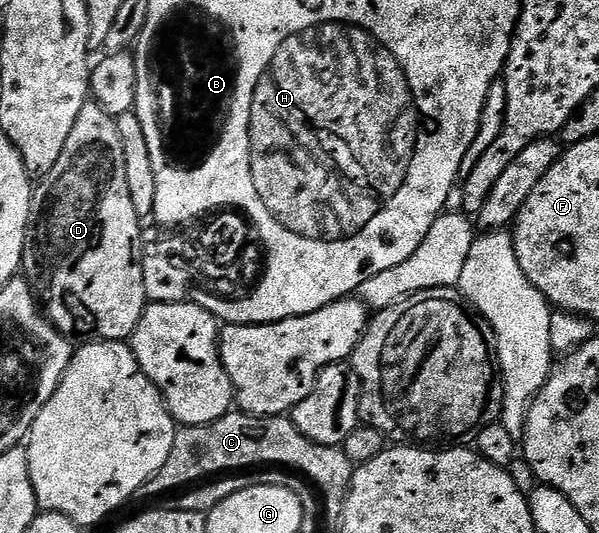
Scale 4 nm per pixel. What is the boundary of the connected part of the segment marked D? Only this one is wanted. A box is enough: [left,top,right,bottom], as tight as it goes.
[23,100,149,342]

